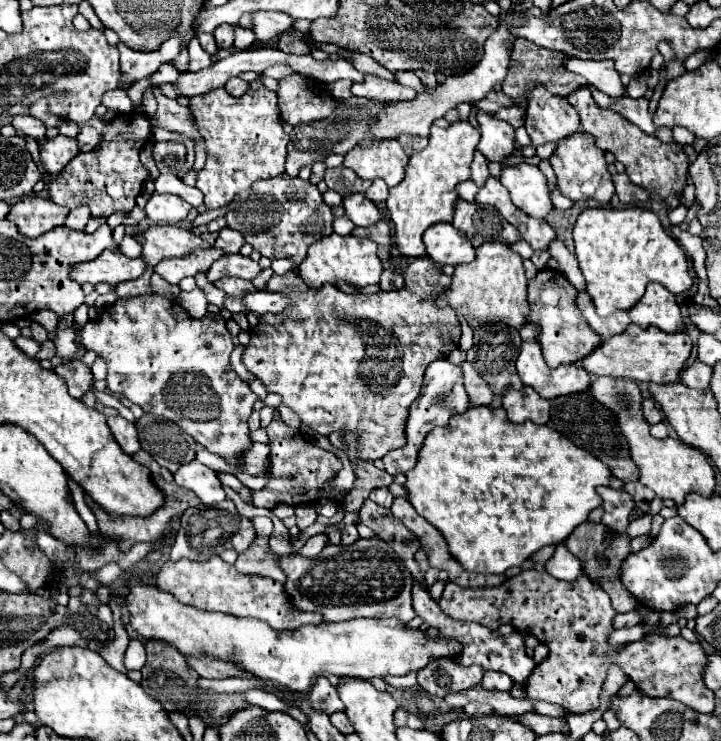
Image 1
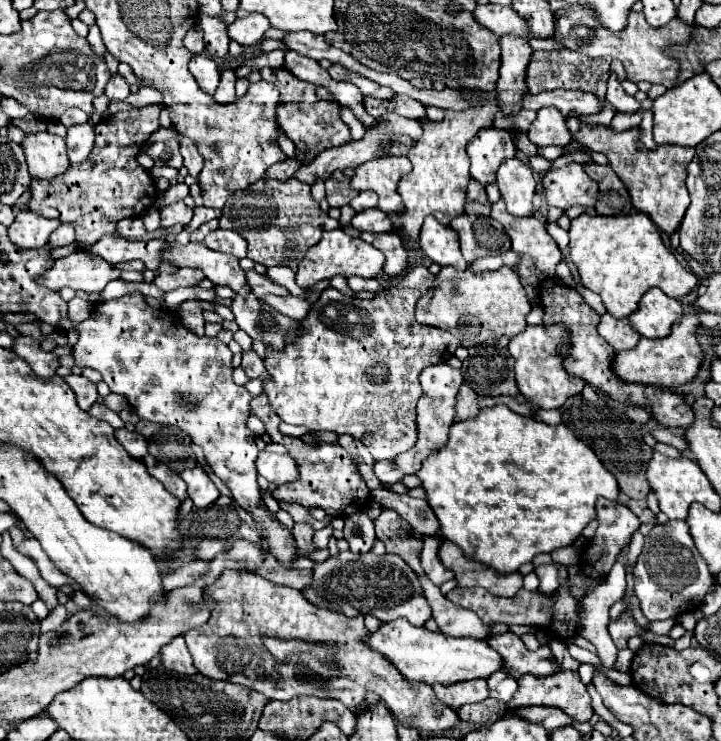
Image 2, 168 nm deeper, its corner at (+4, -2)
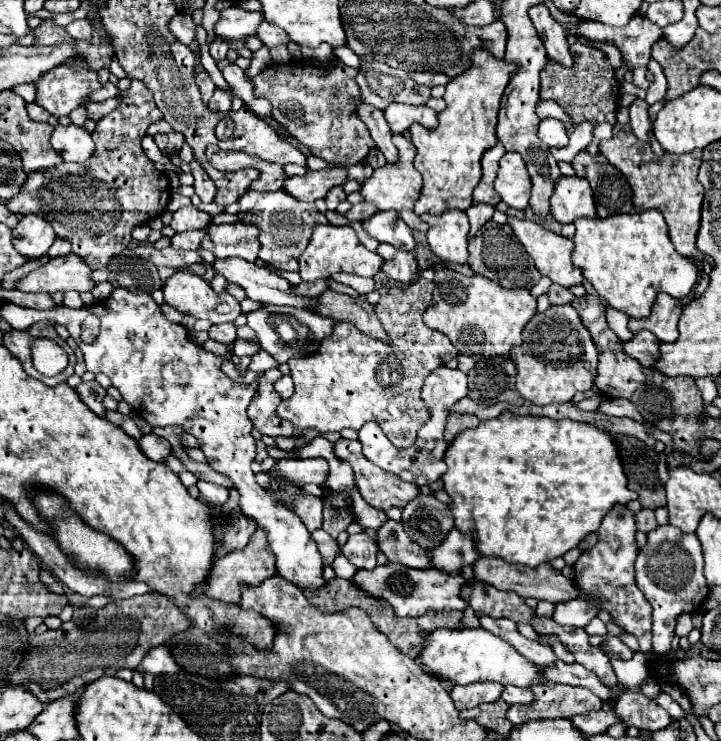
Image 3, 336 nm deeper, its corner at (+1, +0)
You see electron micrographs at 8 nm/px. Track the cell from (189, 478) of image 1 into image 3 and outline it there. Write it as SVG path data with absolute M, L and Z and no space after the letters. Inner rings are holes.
M198 480L196 486L198 486L202 498L210 504L224 504L228 500L228 490L222 486L216 486L216 484L206 482L206 480Z

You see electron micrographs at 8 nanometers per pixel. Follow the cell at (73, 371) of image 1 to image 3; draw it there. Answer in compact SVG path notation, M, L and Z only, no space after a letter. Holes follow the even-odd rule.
M82 382L82 384L76 388L76 392L78 392L80 400L82 400L94 414L98 414L100 418L104 418L106 408L104 408L102 400L104 400L104 396L106 396L106 390L104 390L98 382Z

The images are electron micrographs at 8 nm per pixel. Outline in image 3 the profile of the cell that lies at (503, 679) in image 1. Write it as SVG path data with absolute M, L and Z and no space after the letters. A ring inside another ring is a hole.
M506 686L502 700L506 700L506 704L514 706L514 704L532 704L534 702L534 694L530 690L522 690L516 686Z

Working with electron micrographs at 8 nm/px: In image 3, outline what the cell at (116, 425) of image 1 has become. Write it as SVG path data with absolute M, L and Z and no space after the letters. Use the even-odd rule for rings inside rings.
M146 434L138 440L140 450L154 462L164 462L164 456L172 454L172 446L168 440L156 436L156 434Z

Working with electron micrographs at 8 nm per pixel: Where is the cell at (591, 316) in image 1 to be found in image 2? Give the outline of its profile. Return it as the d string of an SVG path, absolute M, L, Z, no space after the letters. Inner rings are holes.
M601 314L597 332L609 342L615 350L629 350L637 346L637 340L641 338L627 322L627 318L613 318L609 314Z

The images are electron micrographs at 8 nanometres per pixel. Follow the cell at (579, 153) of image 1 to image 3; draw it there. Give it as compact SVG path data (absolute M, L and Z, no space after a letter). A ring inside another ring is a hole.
M562 176L556 182L556 190L552 196L552 216L560 224L570 224L578 218L596 218L594 196L588 180L578 176Z

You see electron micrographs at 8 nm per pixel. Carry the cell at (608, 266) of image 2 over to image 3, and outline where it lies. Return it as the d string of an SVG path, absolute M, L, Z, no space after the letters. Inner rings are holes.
M660 210L616 214L604 220L580 218L574 224L574 266L582 270L584 278L612 308L630 318L648 318L658 292L666 292L672 298L688 296L698 280L696 264L674 250Z

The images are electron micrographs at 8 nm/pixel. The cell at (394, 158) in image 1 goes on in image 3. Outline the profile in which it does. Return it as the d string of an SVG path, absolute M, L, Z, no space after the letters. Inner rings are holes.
M394 134L392 141L397 147L399 152L398 162L396 164L386 164L384 168L376 168L374 174L362 184L362 190L360 194L376 204L376 210L396 210L402 220L406 220L408 226L412 226L412 230L420 230L420 232L426 232L426 224L414 214L414 202L420 198L420 190L422 190L422 176L420 172L412 166L412 160L416 156L416 148L410 140L406 140L404 136Z

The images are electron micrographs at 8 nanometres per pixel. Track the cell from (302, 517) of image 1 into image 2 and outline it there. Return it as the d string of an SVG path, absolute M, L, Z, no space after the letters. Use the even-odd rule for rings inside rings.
M297 522L295 528L293 528L293 538L295 538L295 542L297 542L297 546L299 546L299 550L303 554L315 550L315 546L311 542L311 538L313 538L313 526L309 526L305 522Z

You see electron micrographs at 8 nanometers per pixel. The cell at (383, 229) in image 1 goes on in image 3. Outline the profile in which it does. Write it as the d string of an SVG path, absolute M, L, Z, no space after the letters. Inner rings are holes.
M380 244L378 252L384 258L382 272L388 278L392 278L394 282L400 282L400 284L414 282L416 272L418 272L418 264L416 264L416 258L412 252L402 252L402 250L388 246L388 244Z

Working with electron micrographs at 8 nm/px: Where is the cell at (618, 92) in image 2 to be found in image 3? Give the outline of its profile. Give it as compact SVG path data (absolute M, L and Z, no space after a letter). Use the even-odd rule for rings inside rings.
M636 100L630 106L630 126L638 140L648 142L648 132L652 130L652 120L648 114L648 104L644 100Z

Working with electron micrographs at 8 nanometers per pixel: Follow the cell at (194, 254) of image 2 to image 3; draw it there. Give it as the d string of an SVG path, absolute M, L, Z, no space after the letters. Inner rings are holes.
M228 258L228 260L216 260L214 270L220 272L228 282L240 284L248 298L260 300L266 304L276 306L292 306L292 308L316 308L316 300L308 296L298 296L292 292L292 284L252 262L240 260L240 258Z

